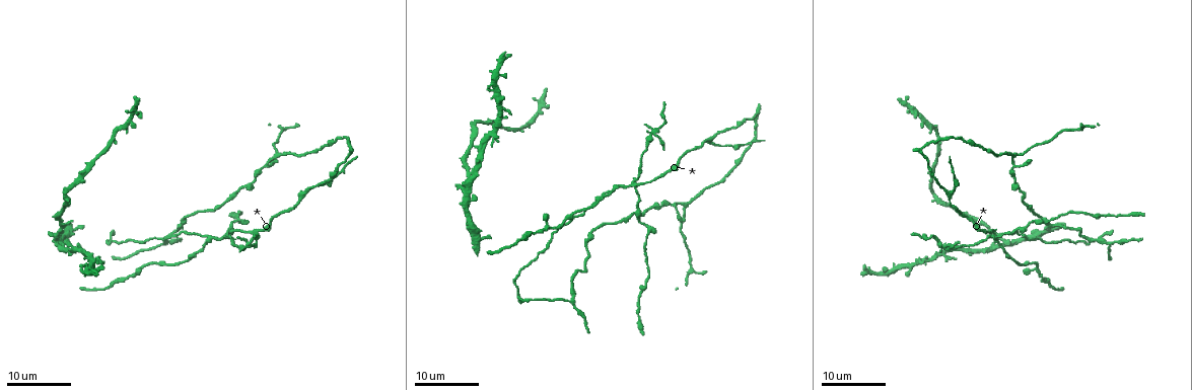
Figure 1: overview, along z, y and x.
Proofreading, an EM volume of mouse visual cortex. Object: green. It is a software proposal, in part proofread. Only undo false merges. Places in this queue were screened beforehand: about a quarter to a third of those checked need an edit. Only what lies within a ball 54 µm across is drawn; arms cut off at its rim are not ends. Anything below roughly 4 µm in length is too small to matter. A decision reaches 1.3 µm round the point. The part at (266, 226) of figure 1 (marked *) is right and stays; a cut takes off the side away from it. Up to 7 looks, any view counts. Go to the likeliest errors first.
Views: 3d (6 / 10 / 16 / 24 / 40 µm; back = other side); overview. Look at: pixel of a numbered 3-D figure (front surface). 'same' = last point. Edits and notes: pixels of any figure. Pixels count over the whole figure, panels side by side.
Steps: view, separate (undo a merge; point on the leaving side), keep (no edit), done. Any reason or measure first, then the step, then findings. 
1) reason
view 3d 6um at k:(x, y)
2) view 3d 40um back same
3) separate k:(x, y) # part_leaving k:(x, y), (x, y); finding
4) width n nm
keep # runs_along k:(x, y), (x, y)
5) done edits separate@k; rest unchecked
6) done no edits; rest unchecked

looks like a crossing
view 3d 24um at 1:(635, 186)

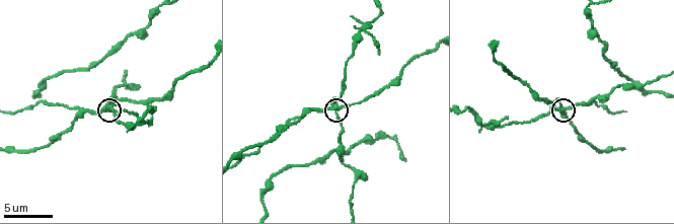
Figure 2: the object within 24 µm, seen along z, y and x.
view 3d 10um at 2:(337, 113)

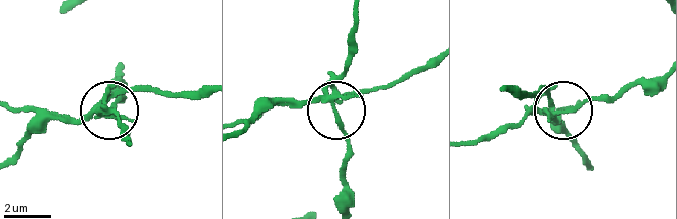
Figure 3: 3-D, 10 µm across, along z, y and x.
keep # one neuron here

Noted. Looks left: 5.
arms part here
view 3d 24um at 1:(278, 155)

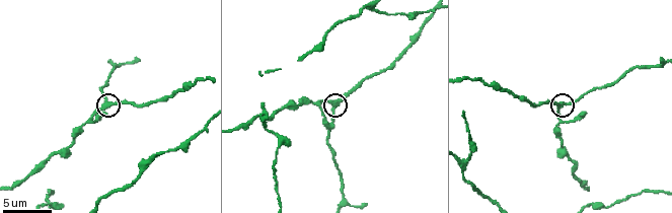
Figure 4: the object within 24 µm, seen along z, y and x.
view 3d 10um at 4:(561, 105)

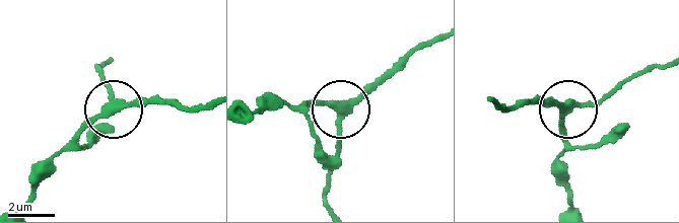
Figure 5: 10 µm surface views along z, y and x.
side_arm 16 um
keep # runs_along 5:(492, 99), (500, 107), (535, 101), (594, 107), (620, 86); one neuron here

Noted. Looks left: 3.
arms part here
view 3d 16um at 4:(462, 161)

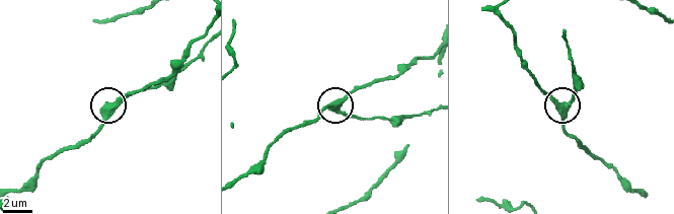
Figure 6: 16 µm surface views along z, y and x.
from behind
view 3d 16um back at 6:(565, 107)

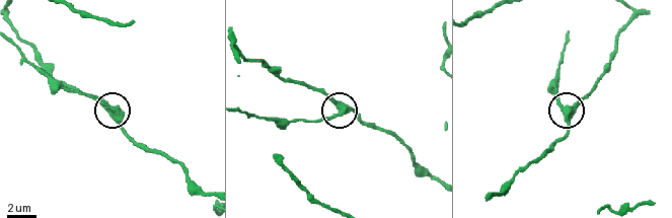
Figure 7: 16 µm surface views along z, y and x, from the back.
side_arm 11 um
keep # runs_along 7:(195, 183), (177, 163), (141, 147), (113, 111), (88, 94); one neuron here

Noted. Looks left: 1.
done no edits; rest unchecked

